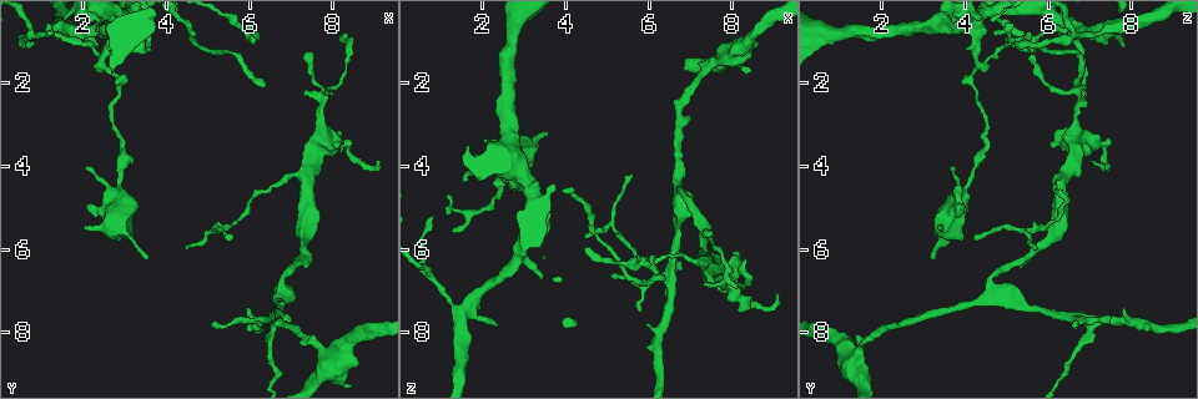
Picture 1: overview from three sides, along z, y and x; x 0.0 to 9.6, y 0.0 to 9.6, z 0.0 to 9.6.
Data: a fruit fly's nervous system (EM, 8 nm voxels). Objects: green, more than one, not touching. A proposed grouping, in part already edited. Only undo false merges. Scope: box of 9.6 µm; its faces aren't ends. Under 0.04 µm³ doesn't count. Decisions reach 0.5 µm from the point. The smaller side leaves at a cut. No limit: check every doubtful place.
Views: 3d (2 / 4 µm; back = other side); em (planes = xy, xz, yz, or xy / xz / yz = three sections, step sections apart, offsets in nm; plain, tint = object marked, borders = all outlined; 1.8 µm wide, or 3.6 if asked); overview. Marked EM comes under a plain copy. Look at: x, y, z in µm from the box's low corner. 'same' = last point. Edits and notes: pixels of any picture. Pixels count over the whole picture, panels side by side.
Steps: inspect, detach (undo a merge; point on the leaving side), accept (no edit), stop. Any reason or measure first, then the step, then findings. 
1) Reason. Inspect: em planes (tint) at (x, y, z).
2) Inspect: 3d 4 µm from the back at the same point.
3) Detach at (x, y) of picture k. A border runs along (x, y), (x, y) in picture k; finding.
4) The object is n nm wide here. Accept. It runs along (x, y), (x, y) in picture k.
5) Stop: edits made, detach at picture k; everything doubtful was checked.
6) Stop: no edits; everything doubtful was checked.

Sharp bend. Inspect: em yz step 16 (tint) at (2.50, 1.50, 4.25).

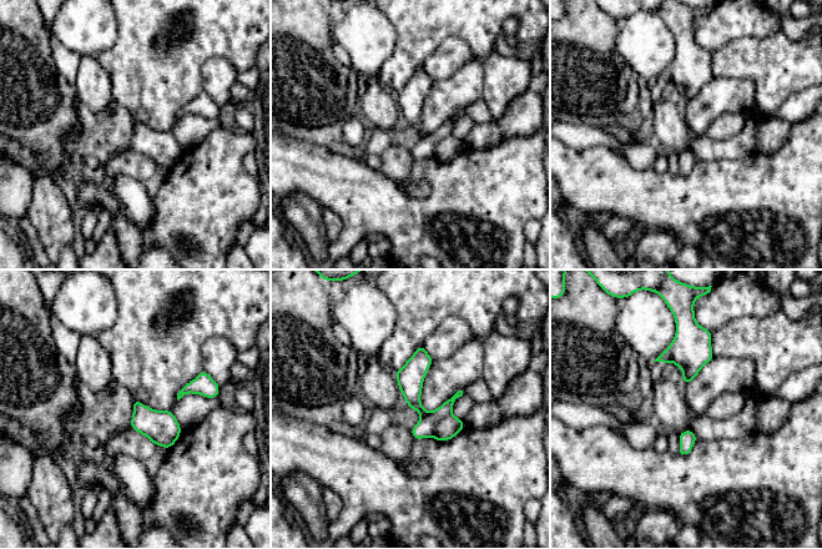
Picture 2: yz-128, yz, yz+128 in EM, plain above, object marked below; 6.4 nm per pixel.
Another direction. Inspect: em planes (tint) at the same point.

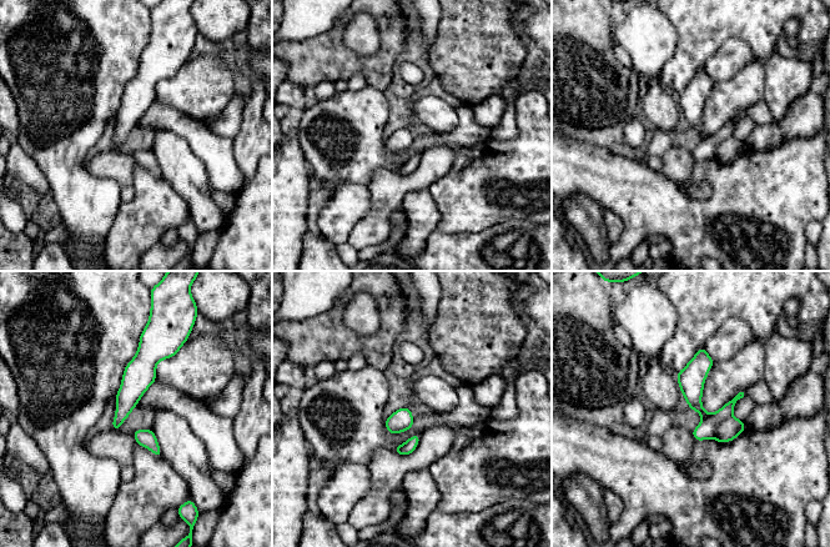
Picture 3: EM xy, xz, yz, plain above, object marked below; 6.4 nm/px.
The object is 140 nm wide here. Detach at (705, 428) of picture 3. The part that leaves runs along (743, 394), (698, 437) in picture 3; two cells meet here.

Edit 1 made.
See it whole again. Inspect: overview.

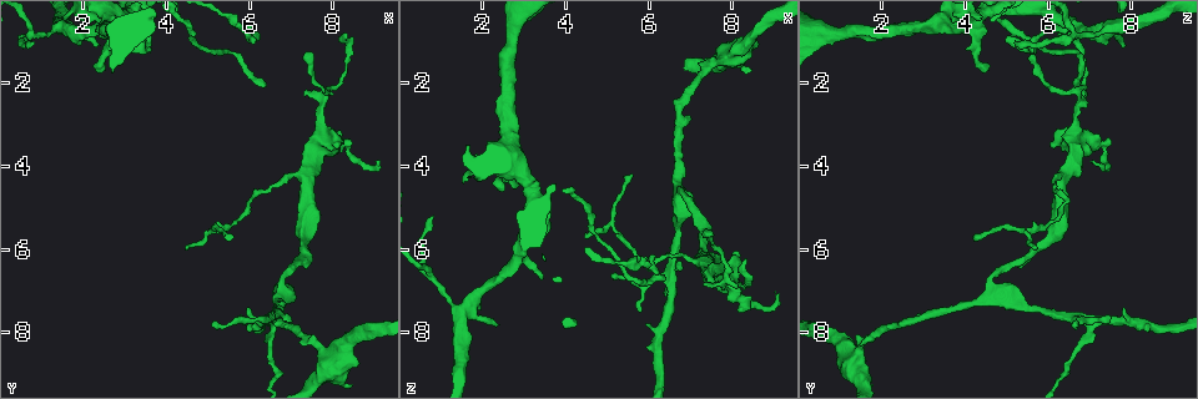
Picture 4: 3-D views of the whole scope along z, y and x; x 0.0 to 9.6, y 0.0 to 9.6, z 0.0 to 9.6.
Calibre changes. Inspect: 3d 2 µm at (7.75, 2.50, 6.75).

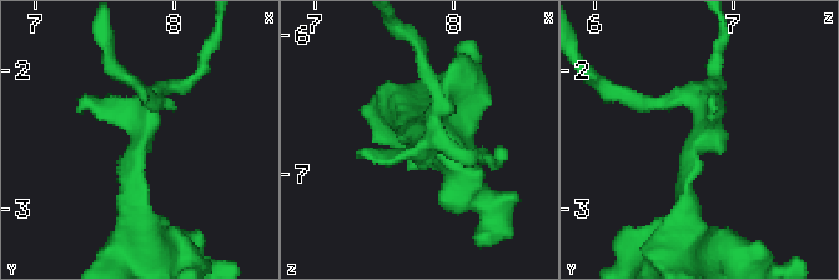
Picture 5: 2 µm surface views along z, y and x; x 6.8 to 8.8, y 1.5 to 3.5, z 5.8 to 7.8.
Now the EM. Inspect: em xz step 4 (tint) at (7.74, 2.46, 6.80).

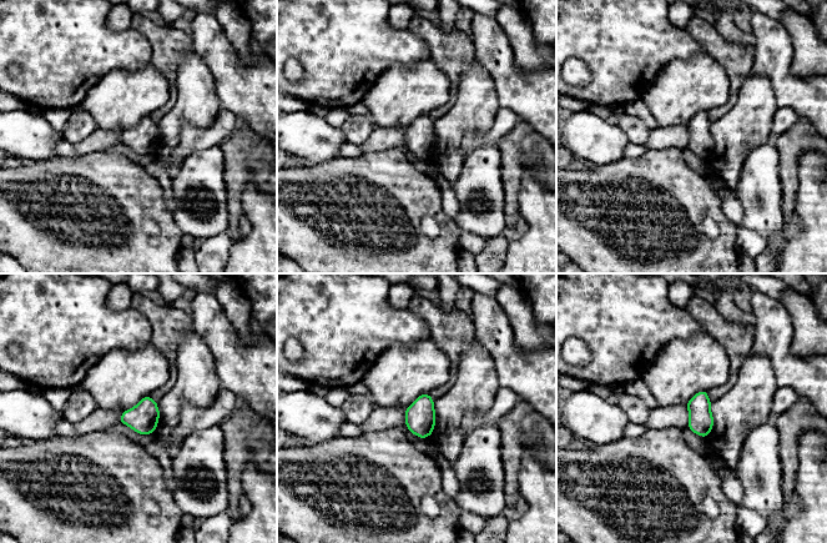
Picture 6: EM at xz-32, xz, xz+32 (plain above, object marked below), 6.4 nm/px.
The object is 160 nm wide here. Accept. One cell here.

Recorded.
Arms part here. Inspect: 3d 4 µm at (7.35, 4.30, 6.35).

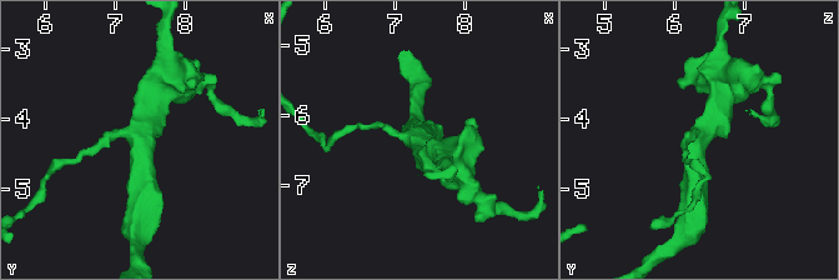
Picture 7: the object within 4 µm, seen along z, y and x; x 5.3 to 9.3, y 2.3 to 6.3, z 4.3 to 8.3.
3 arms meet here; now the EM. Inspect: em xy step 4 (tint) at (7.35, 4.30, 6.35).

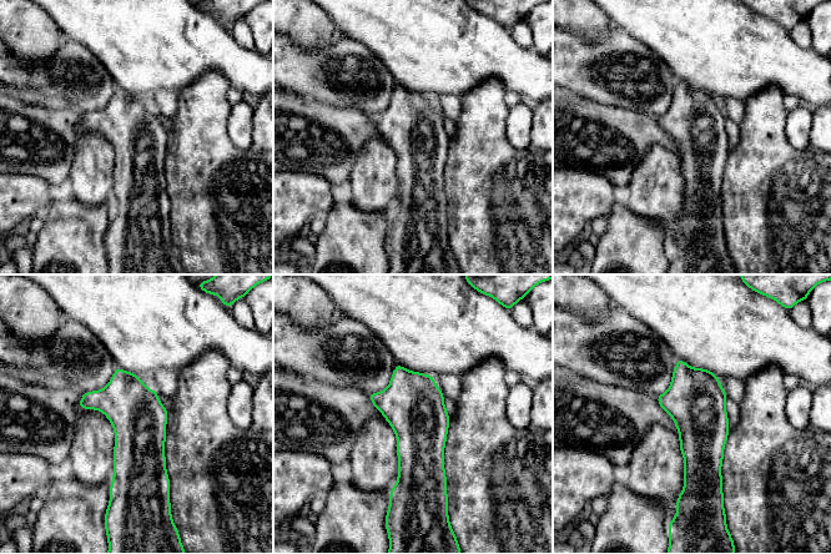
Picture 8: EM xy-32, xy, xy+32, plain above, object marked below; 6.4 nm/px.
Cut it another way. Inspect: em planes (tint) at the same point.

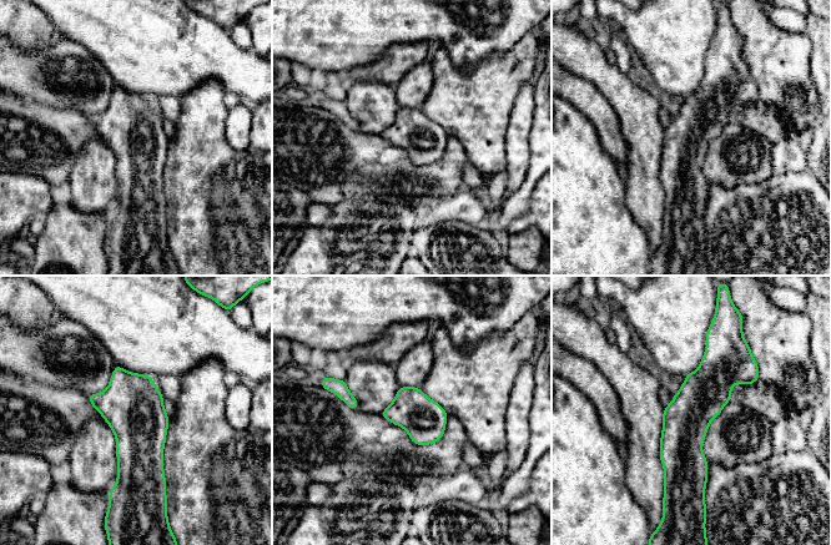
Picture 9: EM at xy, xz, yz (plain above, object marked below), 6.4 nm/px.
Accept. It runs along (710, 343), (685, 490) in picture 9; one cell here.

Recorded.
Stop: edits made, detach at picture 3; everything doubtful was checked.

